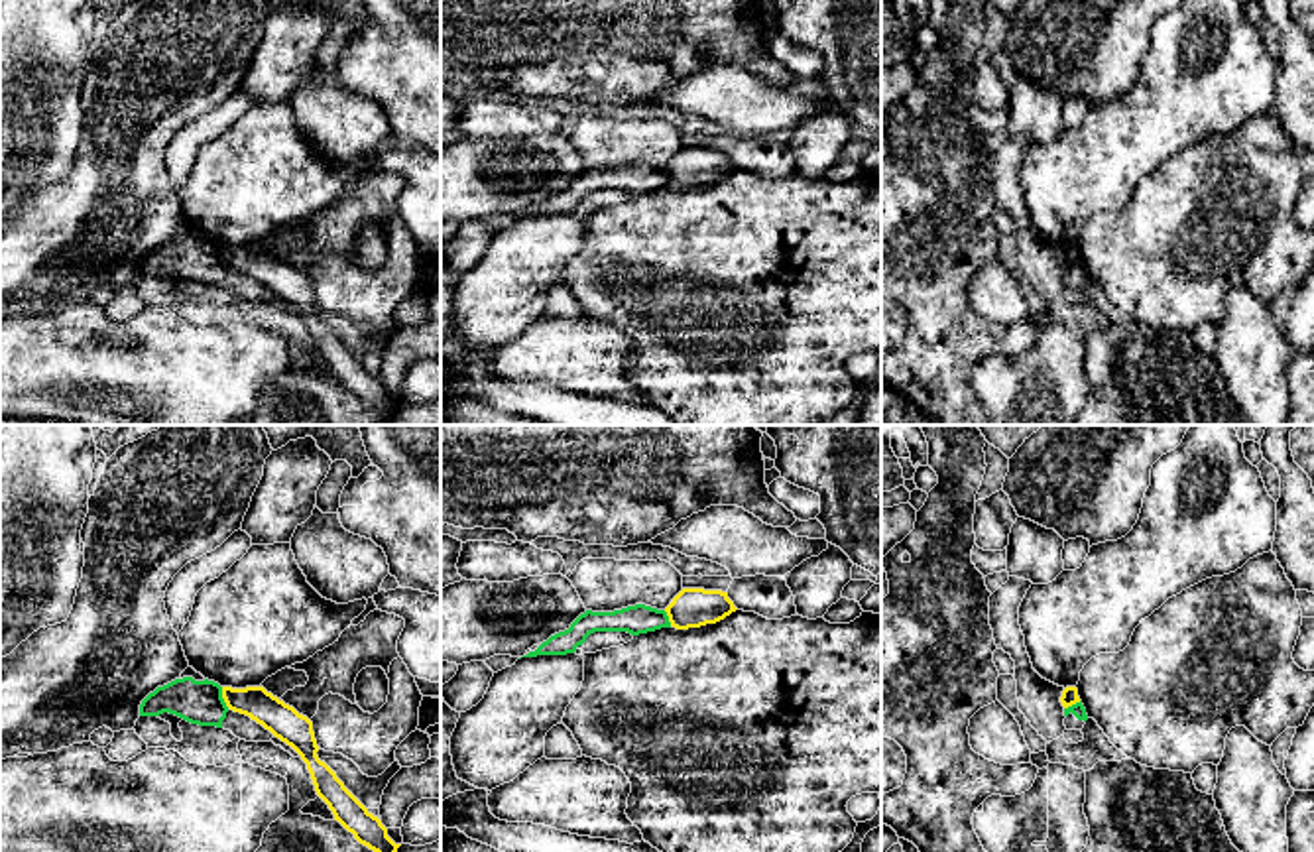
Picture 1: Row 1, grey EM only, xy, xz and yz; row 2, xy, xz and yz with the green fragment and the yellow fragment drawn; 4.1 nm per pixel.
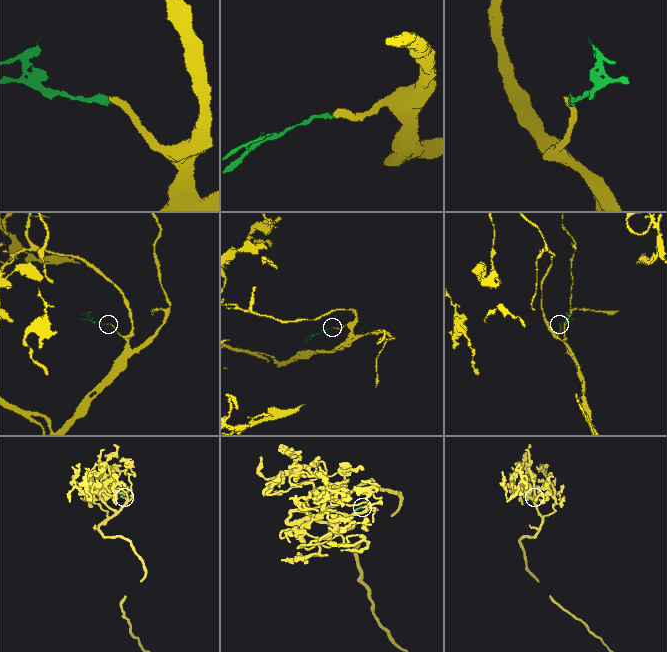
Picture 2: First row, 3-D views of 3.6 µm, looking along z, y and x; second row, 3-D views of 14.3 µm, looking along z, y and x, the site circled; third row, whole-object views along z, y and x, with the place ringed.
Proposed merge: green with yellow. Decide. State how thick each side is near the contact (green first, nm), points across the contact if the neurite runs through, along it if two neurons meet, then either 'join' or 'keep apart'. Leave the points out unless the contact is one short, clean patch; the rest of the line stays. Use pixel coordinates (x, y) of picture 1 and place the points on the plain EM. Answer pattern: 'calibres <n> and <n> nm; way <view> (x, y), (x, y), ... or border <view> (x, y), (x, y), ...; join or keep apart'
calibres 180 and 140 nm; border xy (221, 246), (221, 256), (229, 266); keep apart

